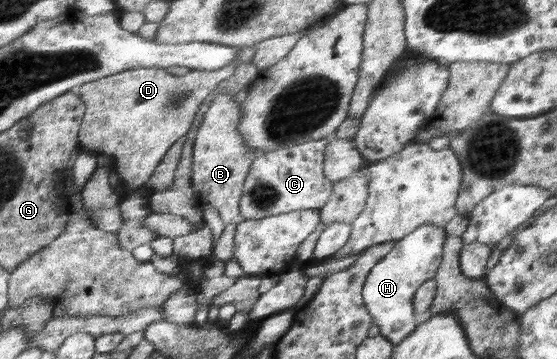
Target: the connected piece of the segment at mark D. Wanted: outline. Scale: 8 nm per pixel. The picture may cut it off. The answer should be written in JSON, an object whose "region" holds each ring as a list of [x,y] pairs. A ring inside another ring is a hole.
{"region":[[[232,62],[232,64],[216,70],[191,69],[184,76],[173,75],[165,68],[140,67],[121,72],[113,77],[86,83],[80,90],[87,106],[85,122],[81,128],[81,148],[97,156],[101,154],[114,156],[118,160],[116,171],[122,176],[128,193],[145,188],[145,183],[156,172],[157,166],[164,160],[165,154],[192,128],[202,102],[205,102],[205,99],[217,89],[218,85],[224,84],[234,76],[236,67],[237,64]]]}

